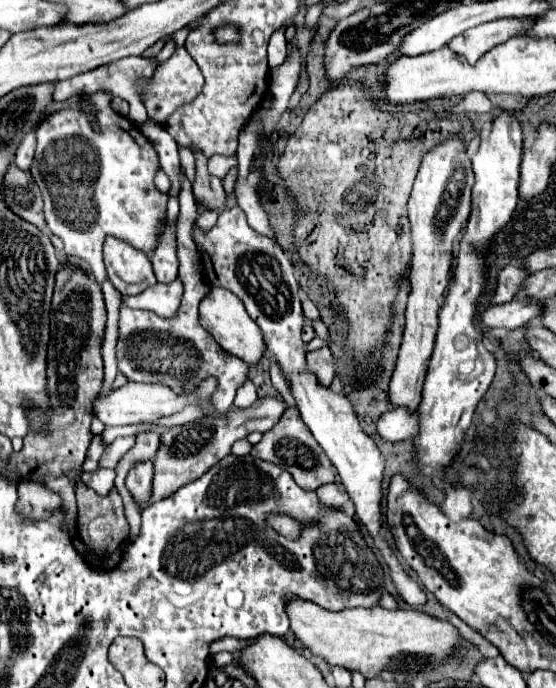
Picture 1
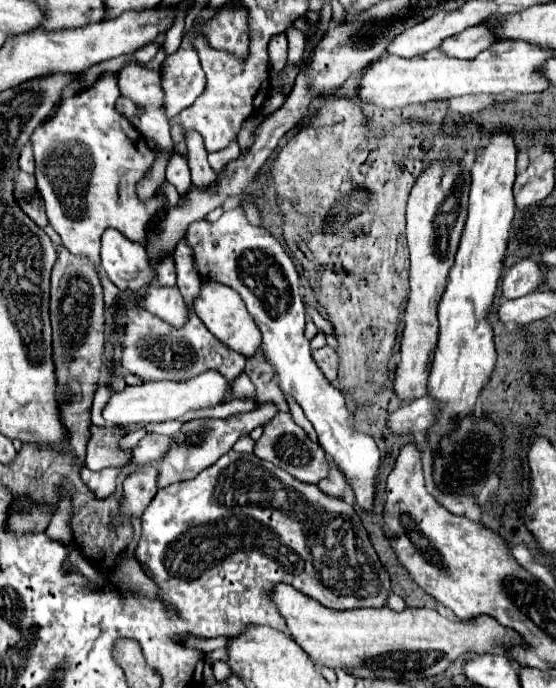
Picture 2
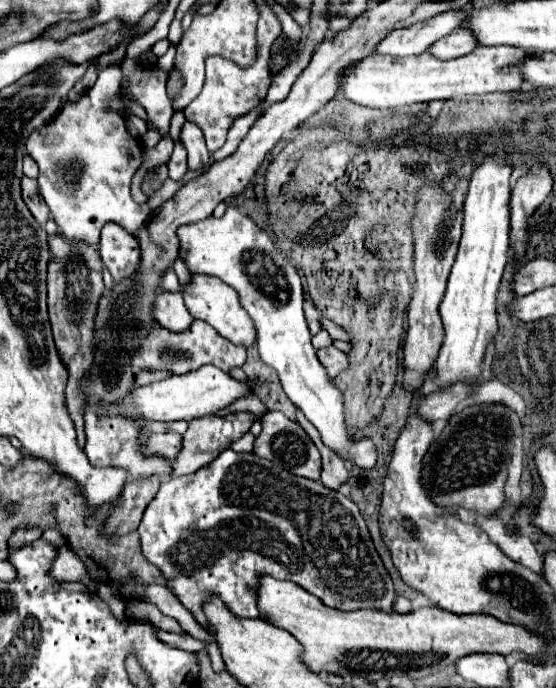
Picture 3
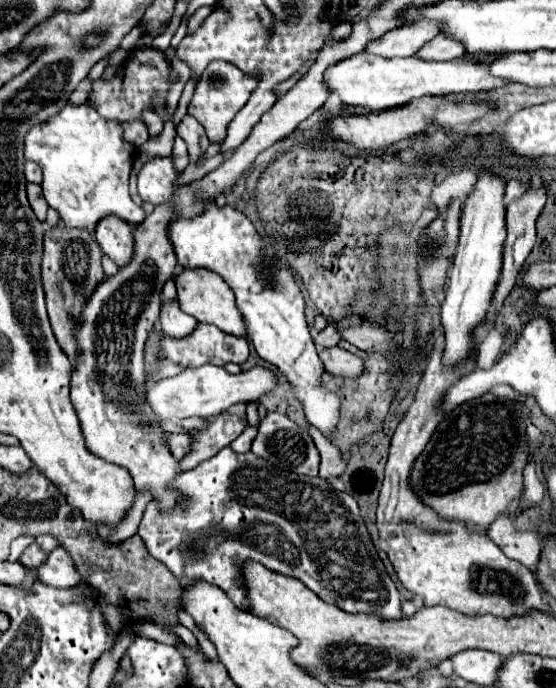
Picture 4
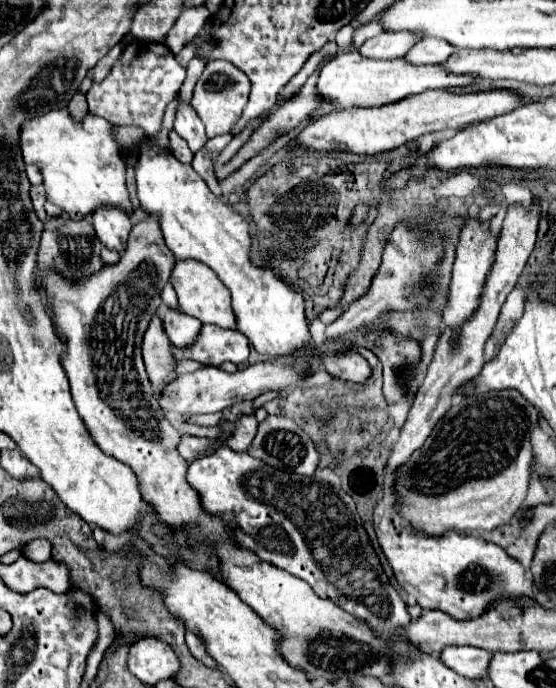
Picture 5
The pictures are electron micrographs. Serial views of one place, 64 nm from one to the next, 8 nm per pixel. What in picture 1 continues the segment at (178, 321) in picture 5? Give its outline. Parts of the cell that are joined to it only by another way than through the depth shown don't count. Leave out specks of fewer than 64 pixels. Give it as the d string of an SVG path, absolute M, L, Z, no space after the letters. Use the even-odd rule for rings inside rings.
M174 280L172 284L154 284L140 292L140 296L124 298L126 306L150 310L160 318L174 318L178 314L180 300L182 300L180 280Z

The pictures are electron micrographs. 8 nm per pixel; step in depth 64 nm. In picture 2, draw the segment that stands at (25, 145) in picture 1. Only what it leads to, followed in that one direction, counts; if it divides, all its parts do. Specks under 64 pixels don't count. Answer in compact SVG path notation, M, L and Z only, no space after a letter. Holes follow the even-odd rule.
M30 142L22 148L22 154L20 154L20 168L28 174L34 174L34 158L32 158L32 146Z

